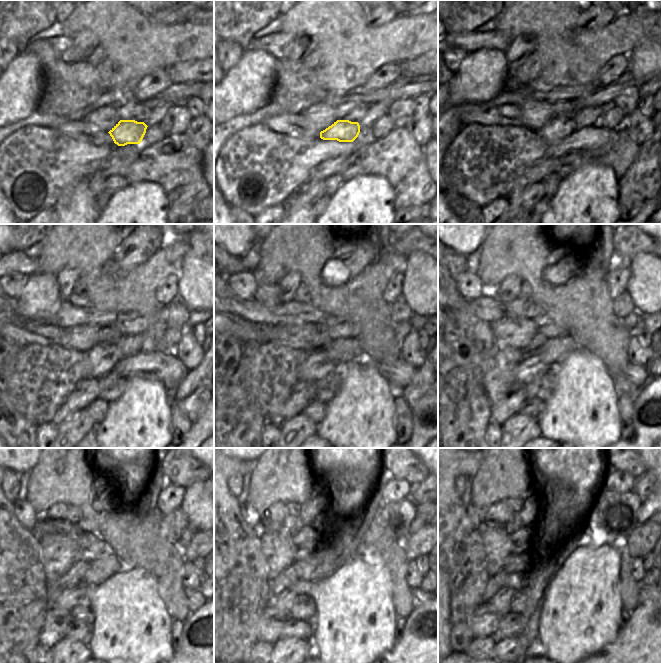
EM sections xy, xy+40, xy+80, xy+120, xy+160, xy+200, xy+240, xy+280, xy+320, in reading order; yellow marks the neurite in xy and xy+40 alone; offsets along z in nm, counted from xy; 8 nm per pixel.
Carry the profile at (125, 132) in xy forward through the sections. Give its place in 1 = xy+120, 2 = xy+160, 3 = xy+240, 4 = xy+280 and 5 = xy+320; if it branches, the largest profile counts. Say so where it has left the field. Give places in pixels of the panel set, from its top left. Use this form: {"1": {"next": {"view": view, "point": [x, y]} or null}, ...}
{"1": {"next": {"view": "xy+120", "point": [102, 358]}}, "2": {"next": {"view": "xy+160", "point": [317, 366]}}, "3": {"next": {"view": "xy+240", "point": [76, 600]}}, "4": {"next": {"view": "xy+280", "point": [301, 606]}}, "5": {"next": {"view": "xy+320", "point": [499, 603]}}}

